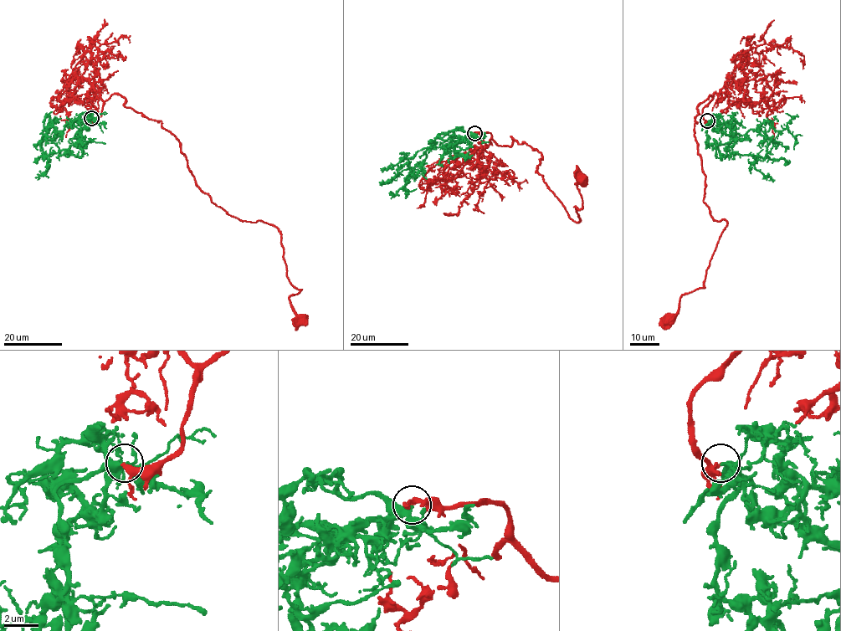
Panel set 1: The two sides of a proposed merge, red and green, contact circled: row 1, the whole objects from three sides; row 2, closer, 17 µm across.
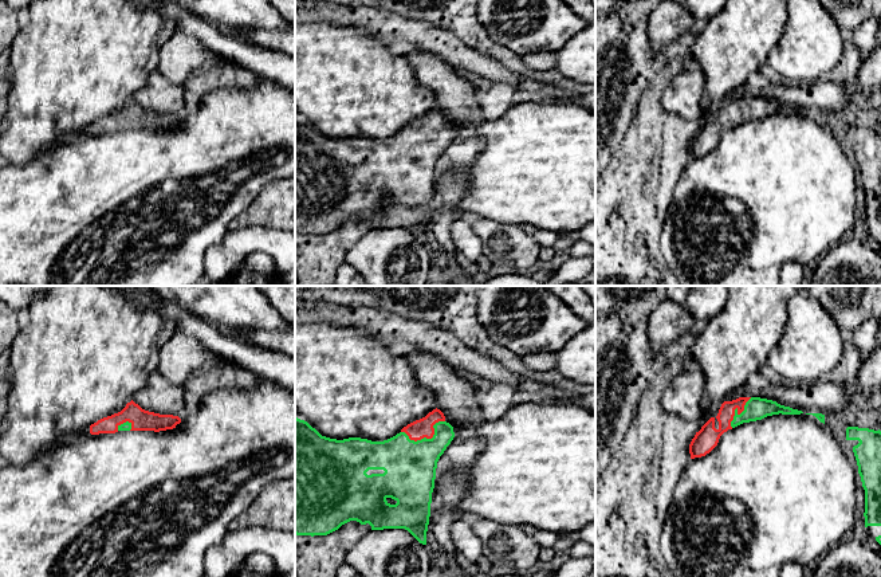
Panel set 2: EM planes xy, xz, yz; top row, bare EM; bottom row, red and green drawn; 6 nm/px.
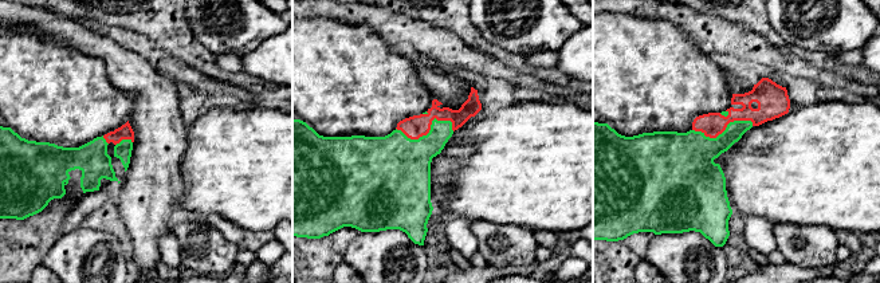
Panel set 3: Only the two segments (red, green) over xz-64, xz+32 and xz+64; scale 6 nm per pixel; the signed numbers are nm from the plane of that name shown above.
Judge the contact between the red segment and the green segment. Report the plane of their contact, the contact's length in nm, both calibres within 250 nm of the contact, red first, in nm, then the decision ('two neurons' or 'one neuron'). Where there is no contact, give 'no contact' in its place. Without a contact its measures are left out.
contact in xz; length 280 nm; calibres 120 and 320 nm; one neuron

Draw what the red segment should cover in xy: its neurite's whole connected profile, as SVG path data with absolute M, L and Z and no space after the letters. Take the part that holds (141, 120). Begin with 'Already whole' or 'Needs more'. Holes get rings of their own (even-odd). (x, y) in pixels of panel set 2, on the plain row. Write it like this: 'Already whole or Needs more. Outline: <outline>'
Needs more. Outline: M133 99L111 115L103 117L90 125L91 134L115 133L118 130L166 130L181 122L178 115L160 114L142 109Z

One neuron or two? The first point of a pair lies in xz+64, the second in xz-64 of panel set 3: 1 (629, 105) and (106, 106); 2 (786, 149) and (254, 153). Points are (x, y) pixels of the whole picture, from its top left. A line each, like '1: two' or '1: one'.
1: one
2: one

